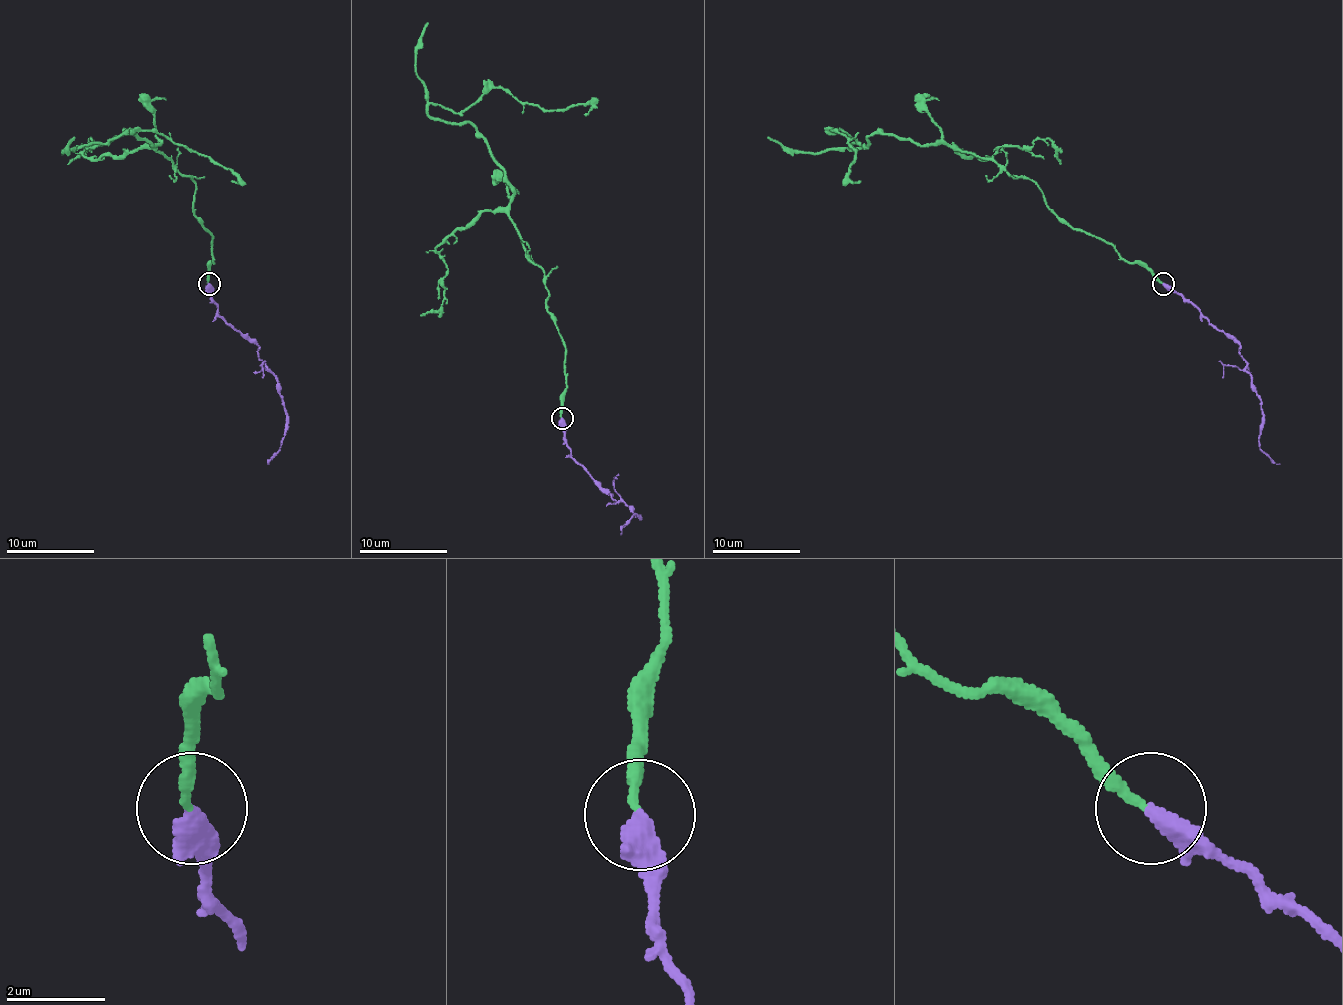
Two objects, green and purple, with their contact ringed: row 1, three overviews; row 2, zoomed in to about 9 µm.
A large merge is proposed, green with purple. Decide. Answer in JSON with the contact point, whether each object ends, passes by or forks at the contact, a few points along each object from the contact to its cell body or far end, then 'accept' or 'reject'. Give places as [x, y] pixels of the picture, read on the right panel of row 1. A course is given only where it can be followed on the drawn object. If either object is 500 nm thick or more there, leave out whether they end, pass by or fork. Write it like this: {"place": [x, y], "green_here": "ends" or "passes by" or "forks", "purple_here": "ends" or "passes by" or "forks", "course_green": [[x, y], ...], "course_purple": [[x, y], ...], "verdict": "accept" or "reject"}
{"place": [1163, 283], "green_here": "ends", "purple_here": "ends", "course_green": [[1163, 283], [1072, 230], [1030, 179], [968, 152], [873, 133], [849, 148], [833, 130], [860, 181]], "course_purple": [[1163, 283], [1189, 301], [1240, 347], [1245, 371], [1251, 378], [1251, 389], [1262, 411], [1258, 444], [1280, 464]], "verdict": "accept"}

